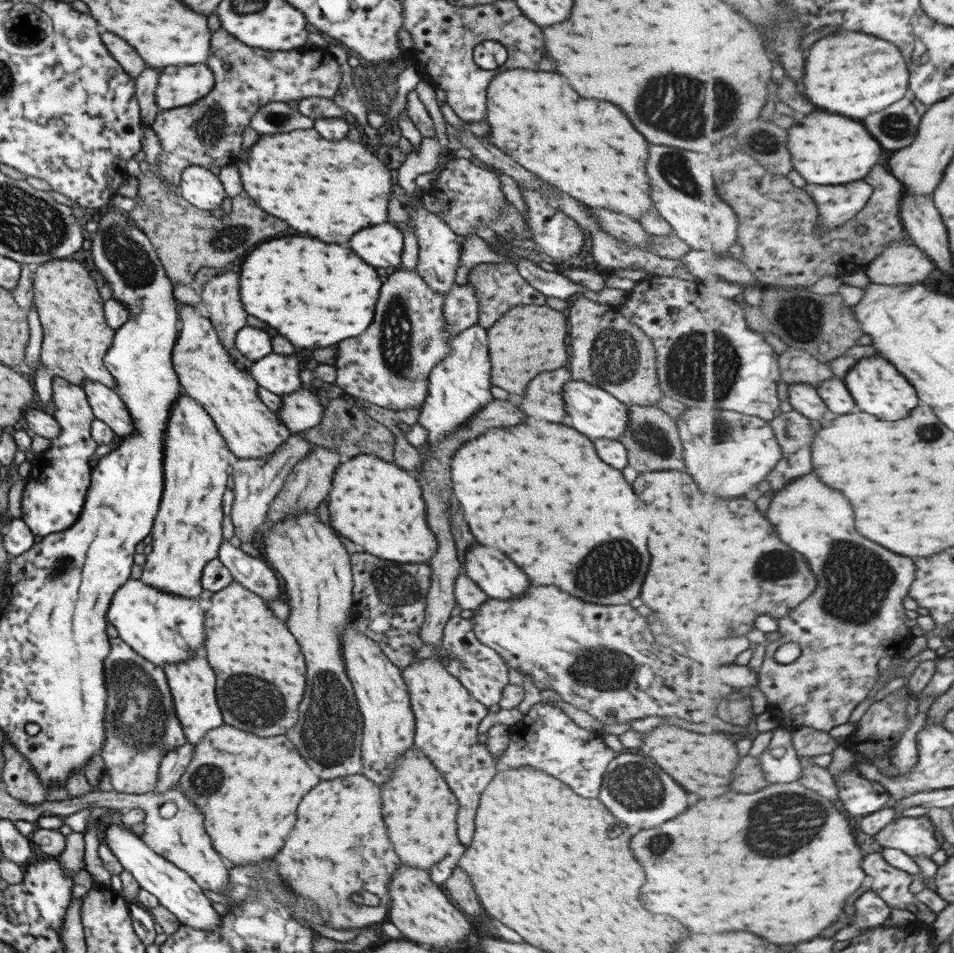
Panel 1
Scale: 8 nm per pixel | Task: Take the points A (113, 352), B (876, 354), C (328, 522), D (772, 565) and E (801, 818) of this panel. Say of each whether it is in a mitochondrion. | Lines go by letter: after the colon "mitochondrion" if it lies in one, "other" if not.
A: other
B: other
C: other
D: mitochondrion
E: mitochondrion

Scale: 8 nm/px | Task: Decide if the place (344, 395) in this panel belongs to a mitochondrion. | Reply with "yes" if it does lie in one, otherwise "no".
no

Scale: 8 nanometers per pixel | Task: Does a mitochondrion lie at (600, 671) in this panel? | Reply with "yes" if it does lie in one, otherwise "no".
yes

